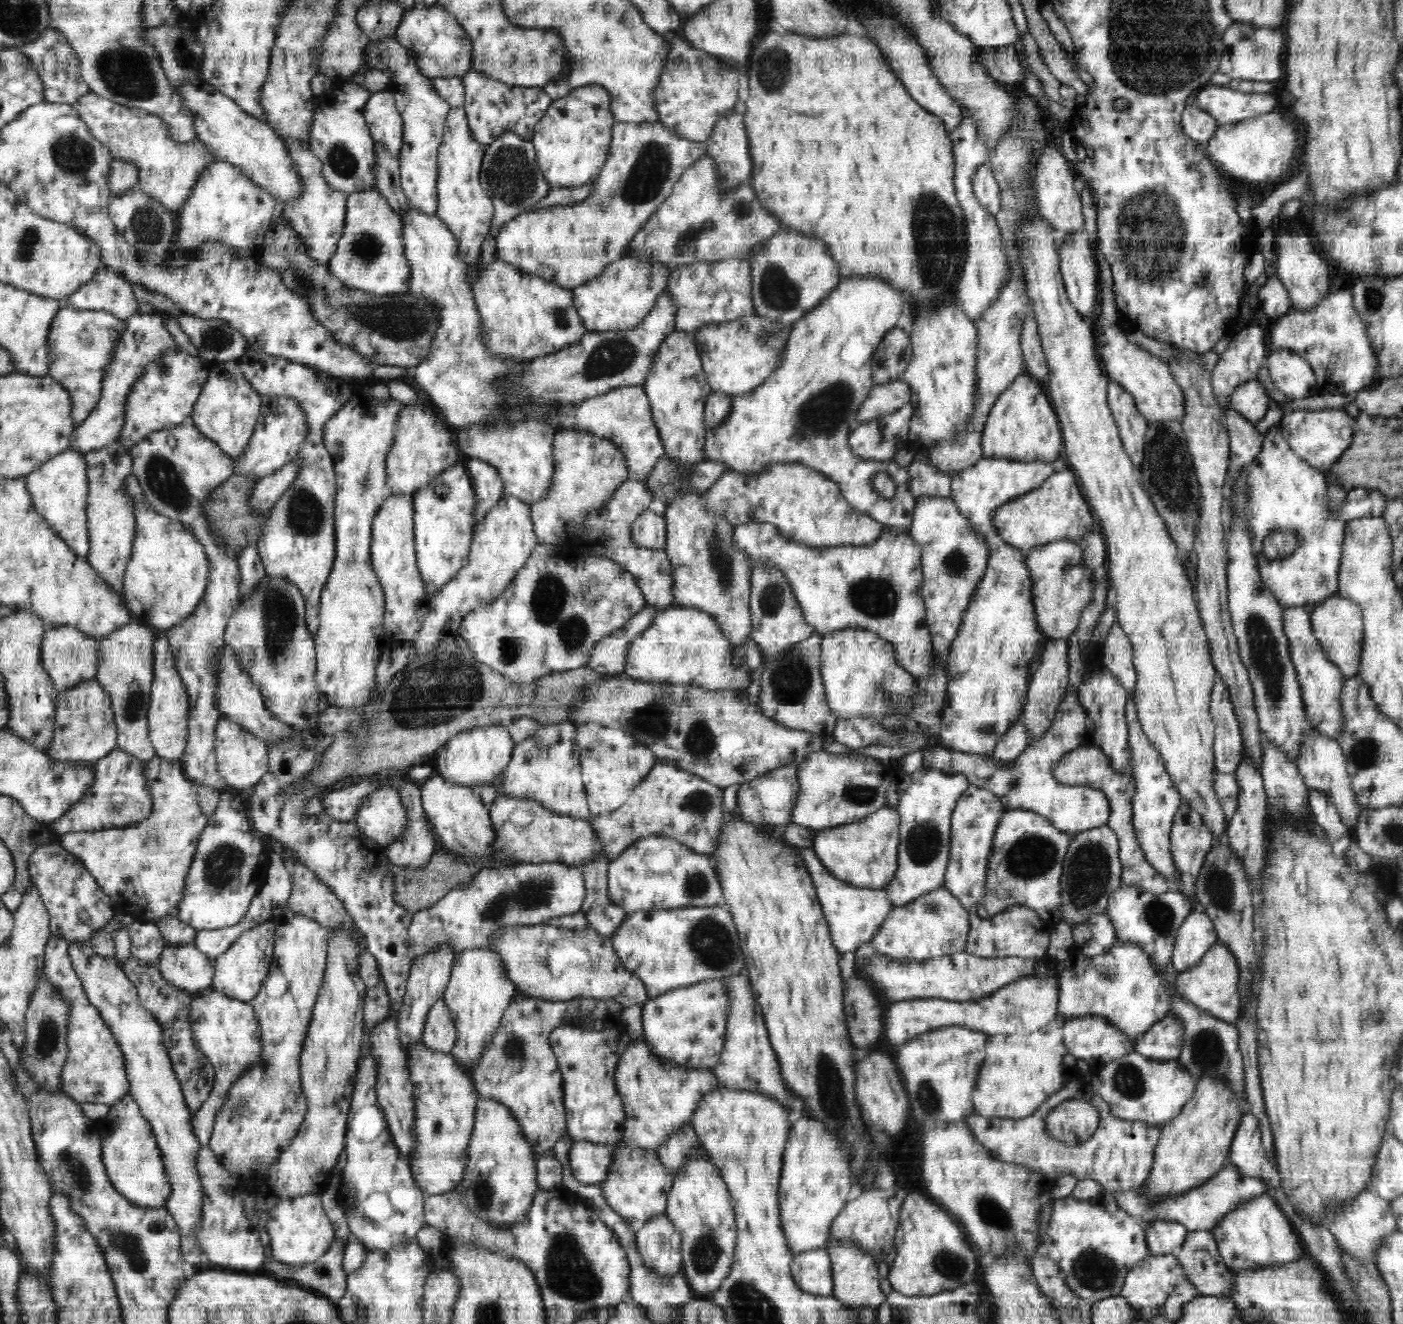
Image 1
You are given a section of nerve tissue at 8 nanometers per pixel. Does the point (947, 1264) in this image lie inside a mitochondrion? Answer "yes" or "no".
yes

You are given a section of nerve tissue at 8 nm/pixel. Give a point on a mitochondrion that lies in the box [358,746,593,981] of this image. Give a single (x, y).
(536, 893)

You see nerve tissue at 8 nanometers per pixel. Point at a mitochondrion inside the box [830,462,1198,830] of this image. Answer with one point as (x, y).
(874, 597)

